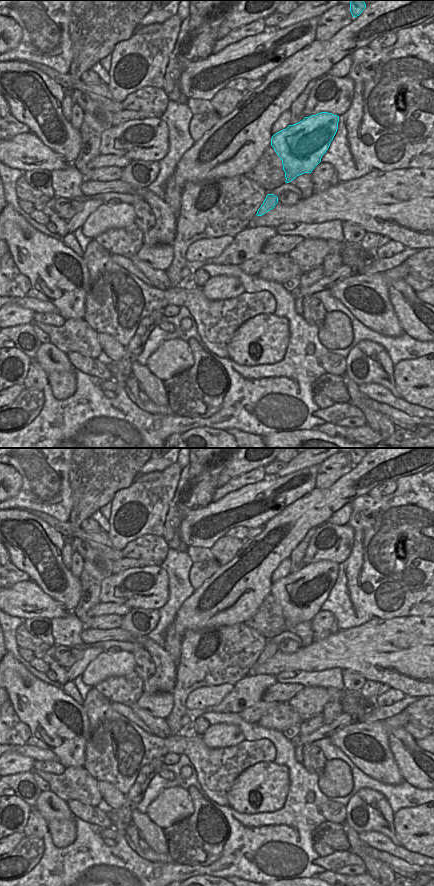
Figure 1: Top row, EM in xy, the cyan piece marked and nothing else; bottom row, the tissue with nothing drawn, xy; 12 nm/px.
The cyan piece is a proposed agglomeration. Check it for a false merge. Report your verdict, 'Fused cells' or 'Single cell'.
Single cell.

